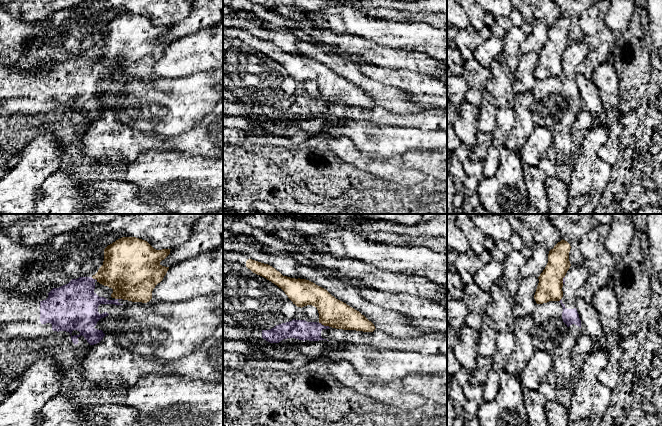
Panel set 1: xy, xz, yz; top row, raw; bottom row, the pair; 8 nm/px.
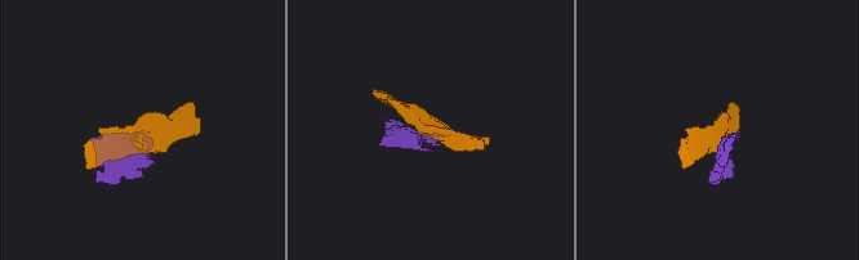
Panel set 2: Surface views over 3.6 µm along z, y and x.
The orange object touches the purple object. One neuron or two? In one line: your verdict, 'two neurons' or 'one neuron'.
two neurons

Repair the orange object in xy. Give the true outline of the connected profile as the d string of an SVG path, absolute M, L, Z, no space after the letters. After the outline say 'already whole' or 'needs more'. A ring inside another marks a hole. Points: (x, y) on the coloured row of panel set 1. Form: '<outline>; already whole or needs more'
M122 237L104 249L103 265L92 278L112 288L112 298L147 303L152 299L153 289L163 280L169 269L160 262L170 254L170 250L156 250L145 240Z; already whole

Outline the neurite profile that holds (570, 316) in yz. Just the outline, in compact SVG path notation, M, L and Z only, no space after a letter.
M583 264L571 265L563 278L563 297L559 301L563 307L562 319L576 339L582 335L581 320L575 305L576 293L587 278L588 270Z

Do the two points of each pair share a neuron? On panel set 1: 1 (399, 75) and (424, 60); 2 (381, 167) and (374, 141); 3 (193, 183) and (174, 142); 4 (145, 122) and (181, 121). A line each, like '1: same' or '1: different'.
1: different
2: different
3: different
4: same

